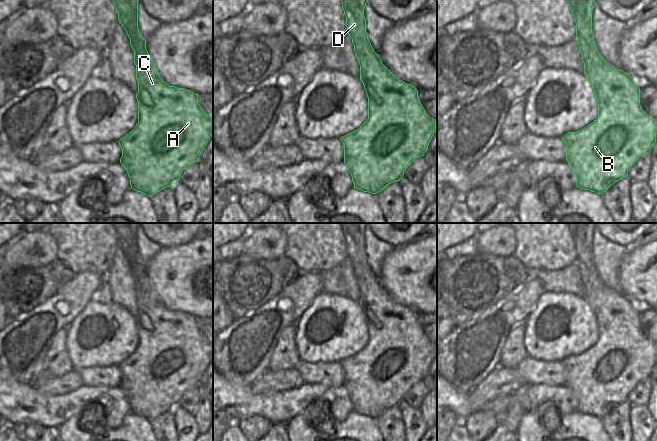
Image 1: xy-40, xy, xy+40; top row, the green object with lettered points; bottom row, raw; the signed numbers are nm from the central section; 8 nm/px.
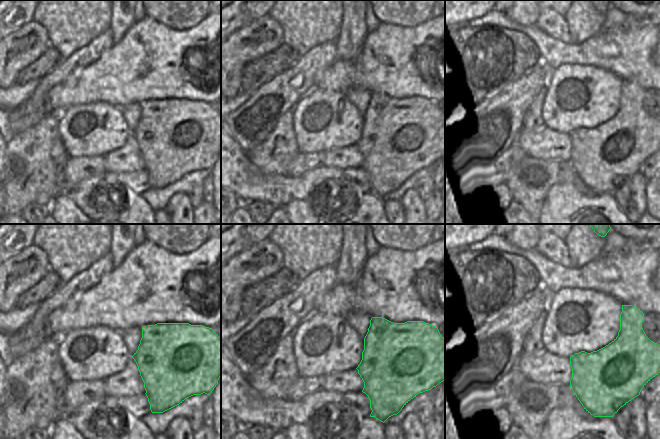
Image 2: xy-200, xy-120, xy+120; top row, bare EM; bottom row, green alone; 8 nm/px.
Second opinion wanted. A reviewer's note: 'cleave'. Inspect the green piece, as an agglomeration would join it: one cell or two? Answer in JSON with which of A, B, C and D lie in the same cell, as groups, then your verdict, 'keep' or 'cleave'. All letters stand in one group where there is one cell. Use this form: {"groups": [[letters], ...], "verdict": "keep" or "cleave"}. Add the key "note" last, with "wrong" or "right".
{"groups": [["A", "B", "C", "D"]], "verdict": "keep", "note": "wrong"}

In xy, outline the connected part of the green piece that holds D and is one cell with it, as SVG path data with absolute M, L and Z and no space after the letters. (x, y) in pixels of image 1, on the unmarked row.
M340 223L346 241L348 259L360 289L360 303L368 321L368 343L355 355L341 361L344 369L344 387L352 401L354 412L377 418L389 408L402 404L404 395L419 381L424 380L436 357L436 344L431 342L420 327L418 314L397 302L381 285L374 275L366 255L364 233L368 223Z

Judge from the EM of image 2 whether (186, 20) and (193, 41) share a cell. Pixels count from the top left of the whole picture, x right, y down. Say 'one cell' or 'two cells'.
two cells

